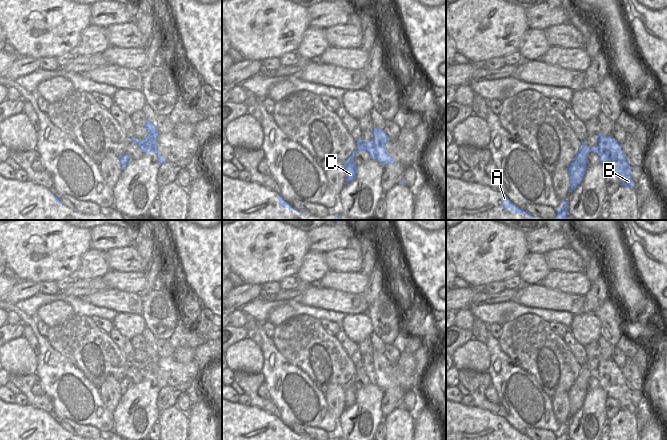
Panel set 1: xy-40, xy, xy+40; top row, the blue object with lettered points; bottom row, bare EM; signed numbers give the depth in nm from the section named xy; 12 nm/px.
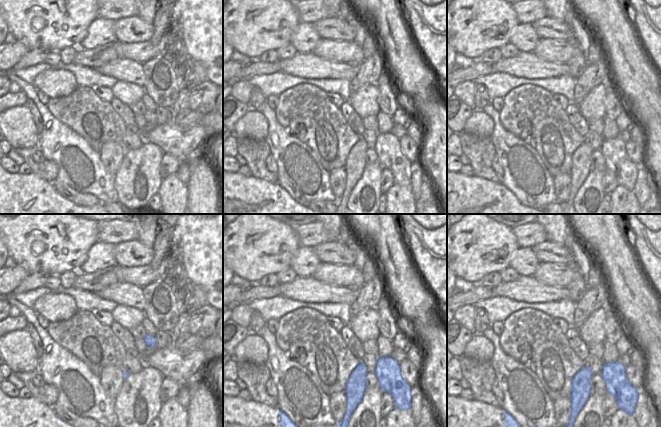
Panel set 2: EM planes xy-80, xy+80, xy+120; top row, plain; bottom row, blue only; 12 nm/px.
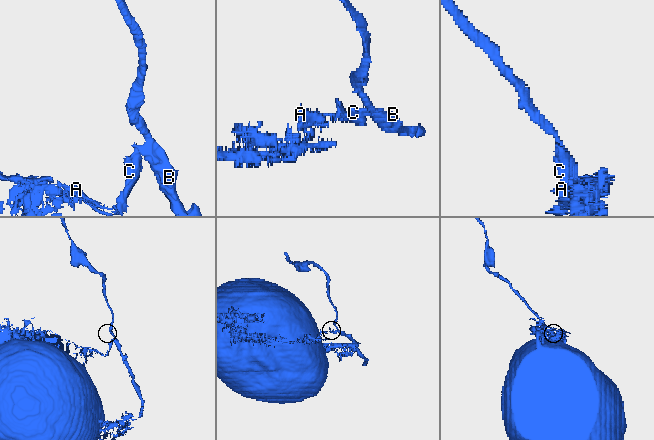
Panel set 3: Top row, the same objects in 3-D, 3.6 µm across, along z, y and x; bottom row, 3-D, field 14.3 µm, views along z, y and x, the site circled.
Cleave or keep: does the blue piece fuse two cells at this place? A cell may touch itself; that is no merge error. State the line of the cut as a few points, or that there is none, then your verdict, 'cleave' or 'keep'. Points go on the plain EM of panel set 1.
xy (371, 364), (376, 383) | cleave

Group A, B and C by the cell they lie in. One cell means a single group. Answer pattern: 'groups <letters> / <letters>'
groups A C / B

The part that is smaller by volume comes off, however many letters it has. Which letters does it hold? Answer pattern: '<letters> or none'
B

